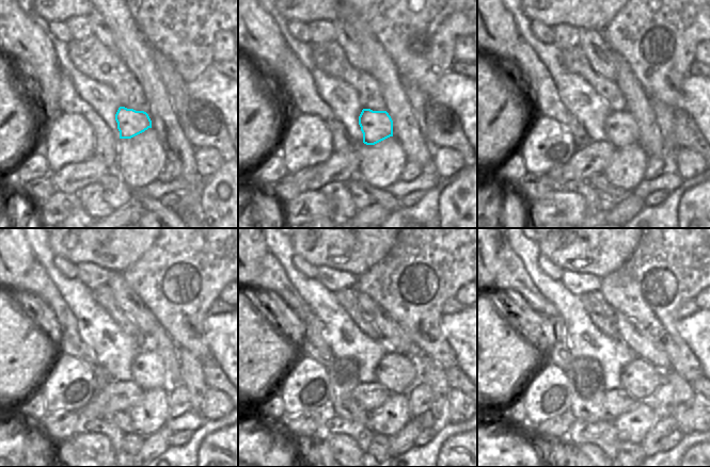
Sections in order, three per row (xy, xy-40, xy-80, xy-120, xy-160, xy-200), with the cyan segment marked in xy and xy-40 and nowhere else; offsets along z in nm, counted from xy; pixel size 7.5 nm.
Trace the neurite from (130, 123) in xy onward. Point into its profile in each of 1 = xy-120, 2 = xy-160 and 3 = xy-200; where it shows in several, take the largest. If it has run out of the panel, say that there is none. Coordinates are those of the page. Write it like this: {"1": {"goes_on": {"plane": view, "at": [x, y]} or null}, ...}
{"1": {"goes_on": {"plane": "xy-120", "at": [147, 368]}}, "2": {"goes_on": {"plane": "xy-160", "at": [396, 372]}}, "3": {"goes_on": {"plane": "xy-200", "at": [640, 377]}}}

